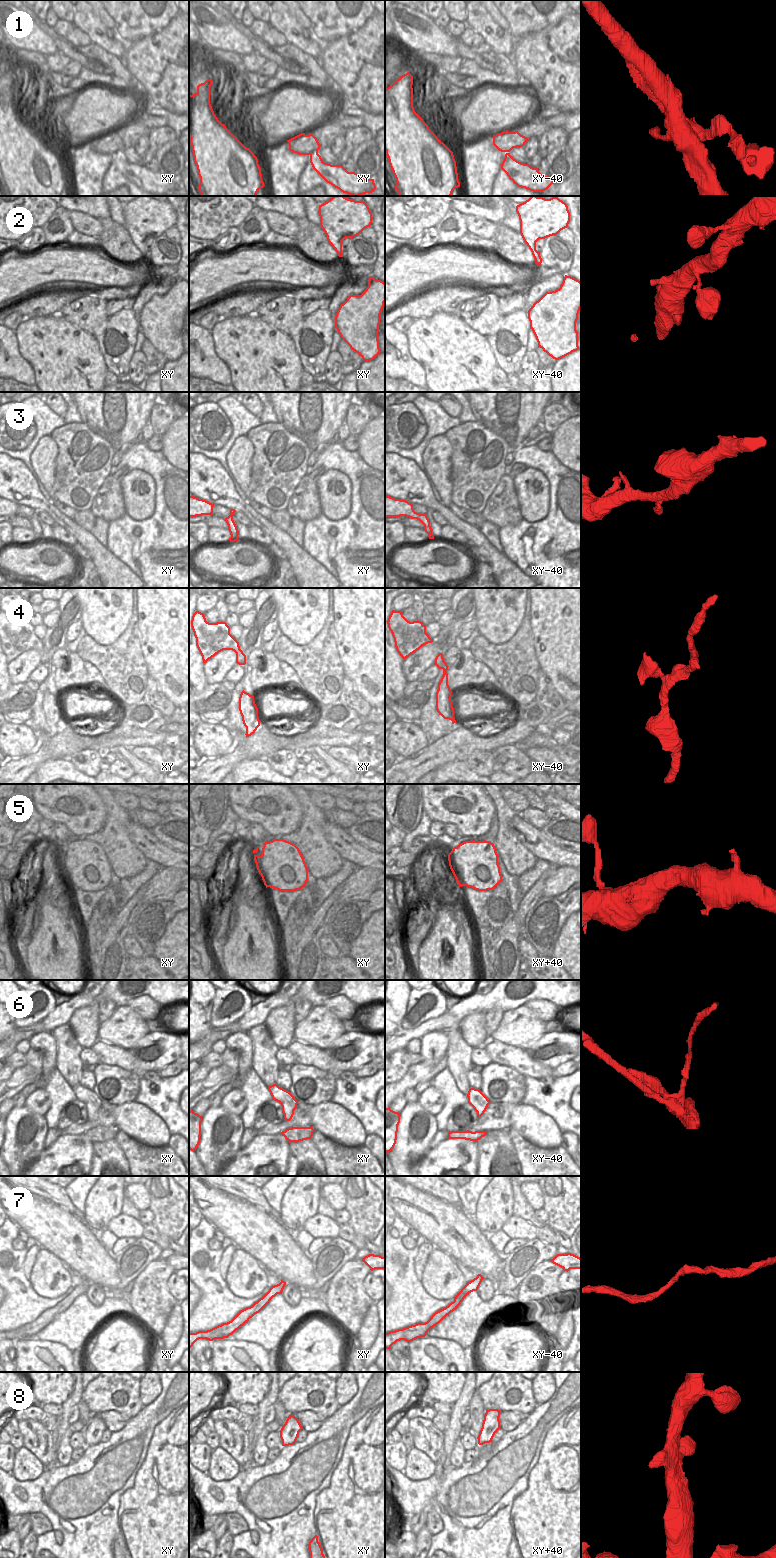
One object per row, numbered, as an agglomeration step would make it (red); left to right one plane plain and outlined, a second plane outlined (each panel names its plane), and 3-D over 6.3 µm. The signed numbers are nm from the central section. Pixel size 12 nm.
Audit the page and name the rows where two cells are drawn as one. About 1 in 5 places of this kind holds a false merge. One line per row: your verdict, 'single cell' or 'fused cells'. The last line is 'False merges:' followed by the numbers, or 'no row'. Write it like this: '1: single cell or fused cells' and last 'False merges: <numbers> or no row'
1: fused cells
2: single cell
3: single cell
4: single cell
5: single cell
6: fused cells
7: single cell
8: single cell
False merges: 1, 6

